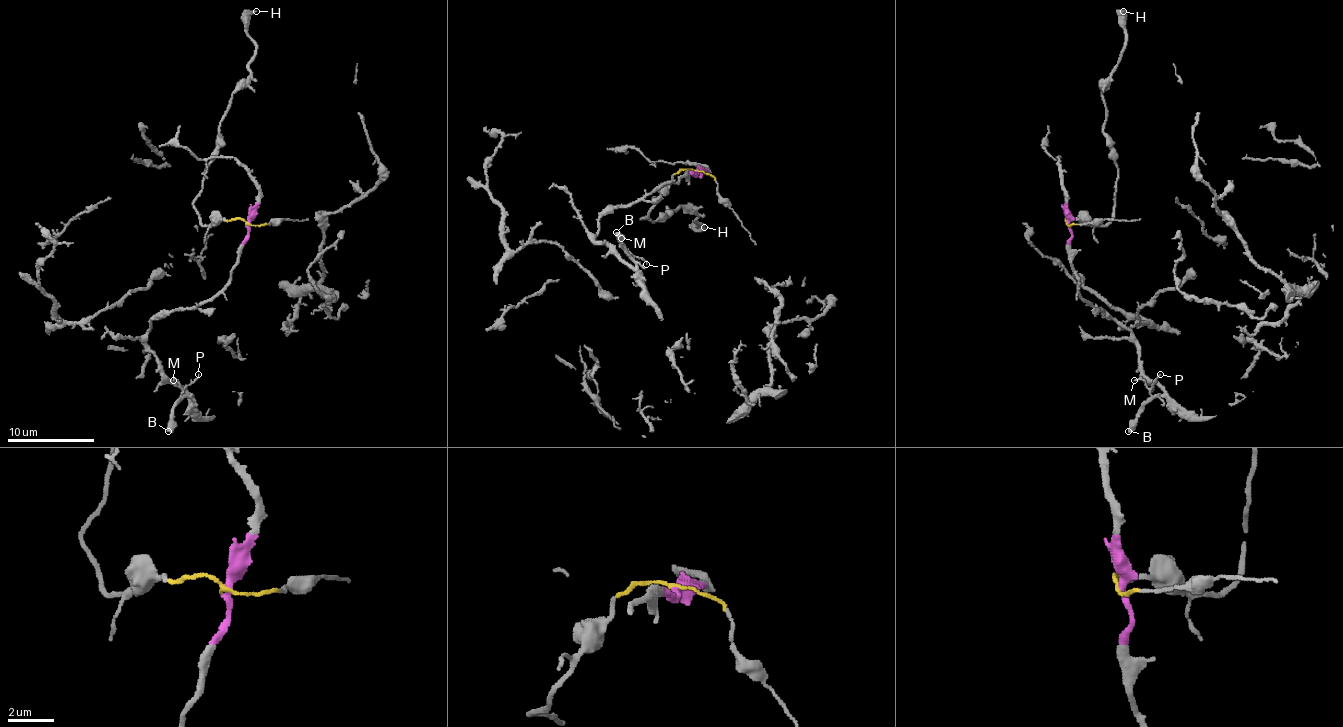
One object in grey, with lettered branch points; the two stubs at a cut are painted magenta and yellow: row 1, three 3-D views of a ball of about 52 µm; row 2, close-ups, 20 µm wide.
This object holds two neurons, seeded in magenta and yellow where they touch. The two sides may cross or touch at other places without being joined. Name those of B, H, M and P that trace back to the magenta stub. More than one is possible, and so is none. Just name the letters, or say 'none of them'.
B, M, P

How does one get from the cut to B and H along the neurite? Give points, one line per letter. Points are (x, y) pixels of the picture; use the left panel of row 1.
B: (246, 223), (239, 263), (220, 291), (187, 309), (161, 311), (145, 333), (158, 368), (187, 394), (167, 431)
H: (246, 223), (217, 219), (204, 226), (193, 206), (231, 94), (248, 77), (255, 53), (246, 20), (257, 11)

